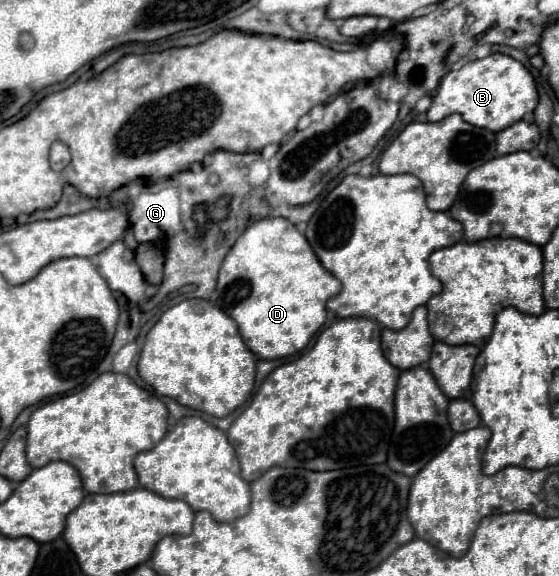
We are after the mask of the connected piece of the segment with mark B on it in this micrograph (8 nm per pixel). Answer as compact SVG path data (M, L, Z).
M493 53L485 59L465 63L459 71L449 71L439 83L433 105L427 111L427 119L441 121L447 115L459 113L467 123L497 133L521 121L537 107L537 103L539 93L535 87L535 79L527 71L527 67L509 55Z

